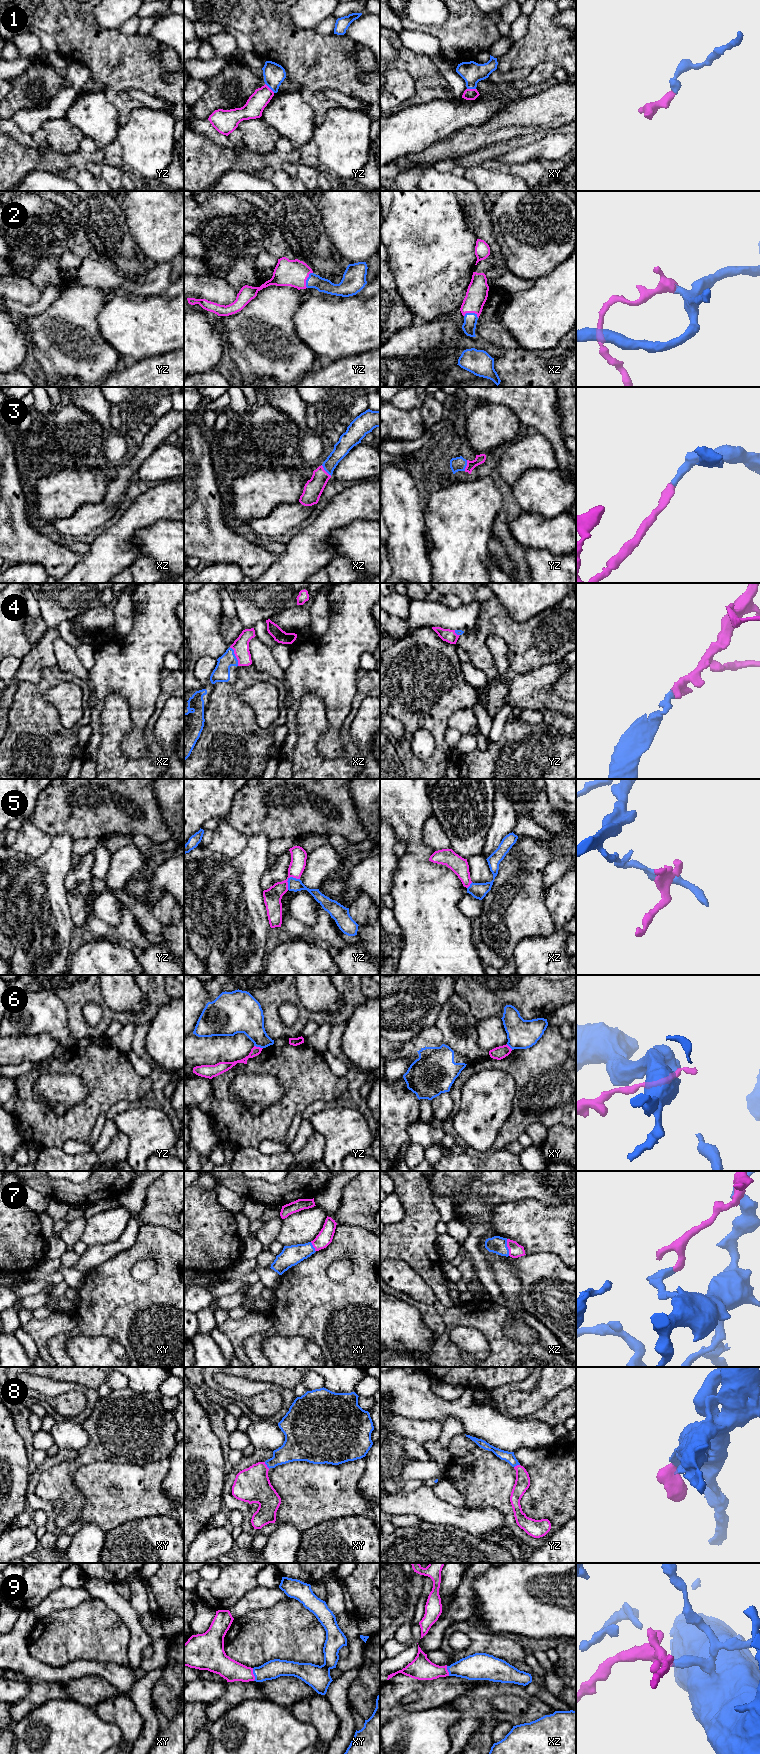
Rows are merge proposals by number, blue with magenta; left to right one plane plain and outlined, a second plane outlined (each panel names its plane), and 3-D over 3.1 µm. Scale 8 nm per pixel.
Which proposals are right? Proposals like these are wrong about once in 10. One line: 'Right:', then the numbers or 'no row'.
Right: 1, 2, 3, 4, 7, 8, 9

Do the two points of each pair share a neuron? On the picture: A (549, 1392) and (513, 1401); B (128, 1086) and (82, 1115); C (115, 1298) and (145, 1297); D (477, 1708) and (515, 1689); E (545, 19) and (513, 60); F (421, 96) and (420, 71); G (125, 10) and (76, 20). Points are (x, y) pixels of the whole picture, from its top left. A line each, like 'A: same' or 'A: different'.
A: same
B: same
C: same
D: same
E: same
F: same
G: different

